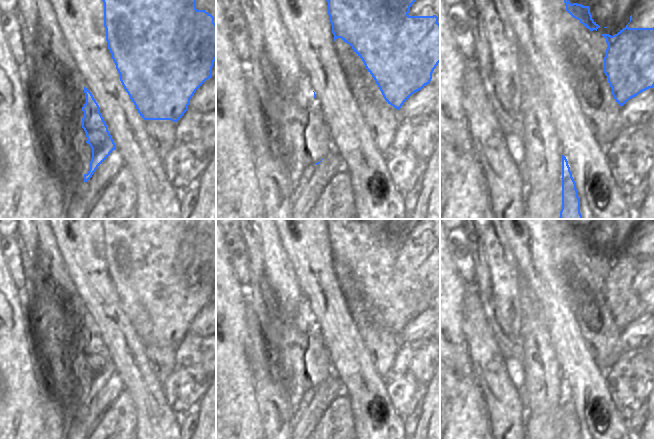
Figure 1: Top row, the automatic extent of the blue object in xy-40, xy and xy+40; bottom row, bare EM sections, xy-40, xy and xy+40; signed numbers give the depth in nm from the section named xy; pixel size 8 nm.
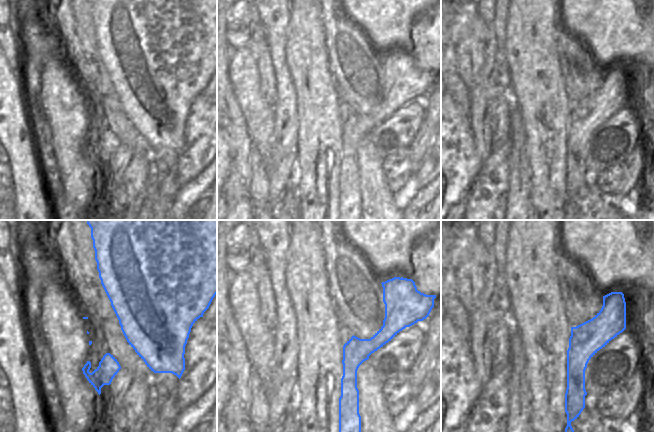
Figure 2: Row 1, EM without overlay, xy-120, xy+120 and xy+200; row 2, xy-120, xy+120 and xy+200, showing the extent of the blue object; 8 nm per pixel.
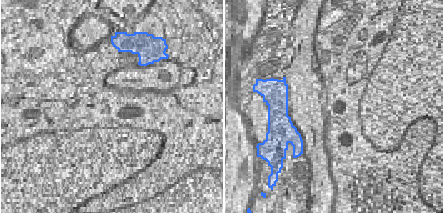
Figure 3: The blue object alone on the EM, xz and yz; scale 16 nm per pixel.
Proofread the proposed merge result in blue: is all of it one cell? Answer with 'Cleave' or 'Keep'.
Cleave

